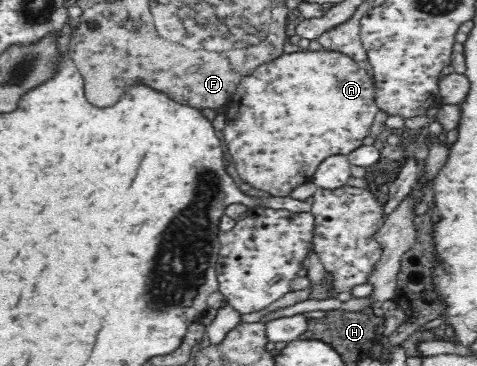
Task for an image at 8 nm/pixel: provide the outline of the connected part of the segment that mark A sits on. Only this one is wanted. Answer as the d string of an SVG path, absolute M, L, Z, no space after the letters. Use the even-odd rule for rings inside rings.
M325 49L319 51L303 50L301 52L283 54L278 59L257 67L257 70L252 75L245 77L241 81L235 94L224 104L224 107L227 125L223 129L223 135L225 135L228 153L231 155L233 163L235 163L235 169L240 179L244 179L245 182L249 183L251 188L267 192L272 197L288 197L296 187L311 181L315 171L319 169L319 165L327 157L331 157L331 155L347 155L354 149L361 147L363 139L370 136L371 126L373 121L375 121L377 111L379 111L375 102L373 81L369 78L367 71L344 53Z

